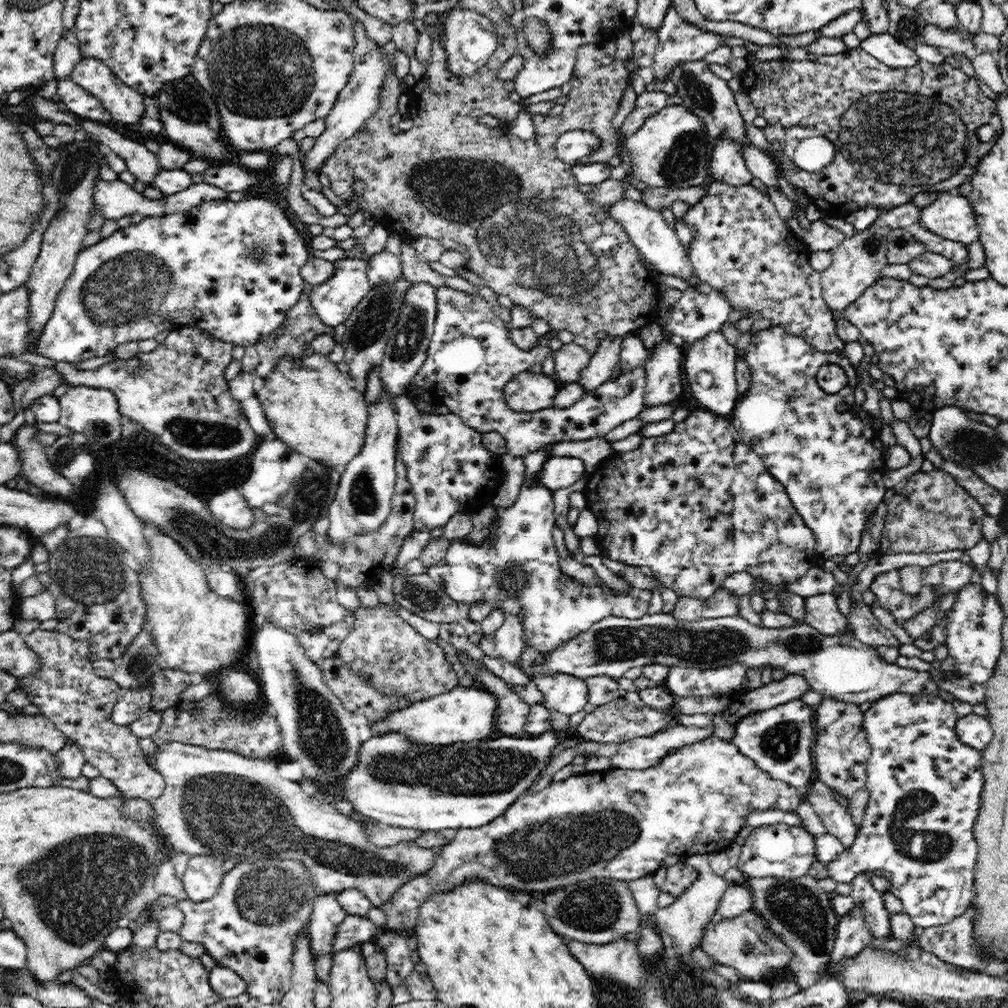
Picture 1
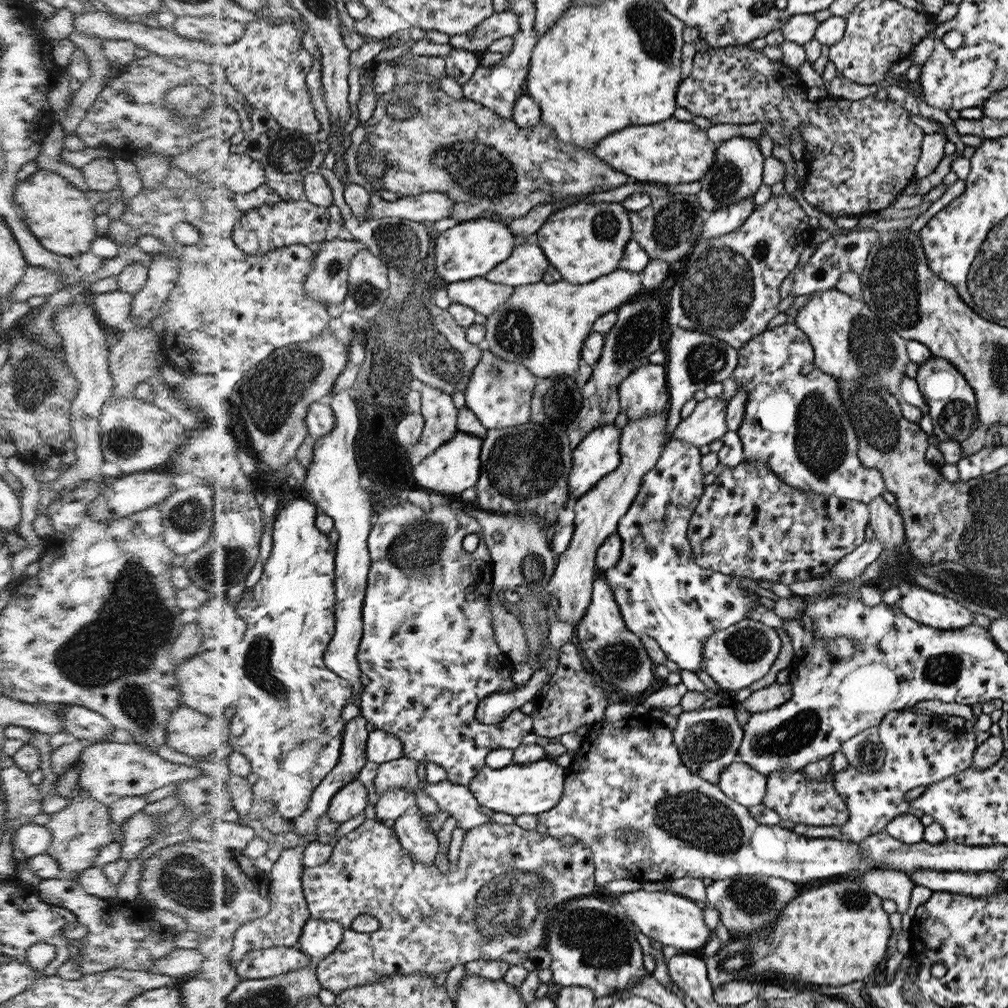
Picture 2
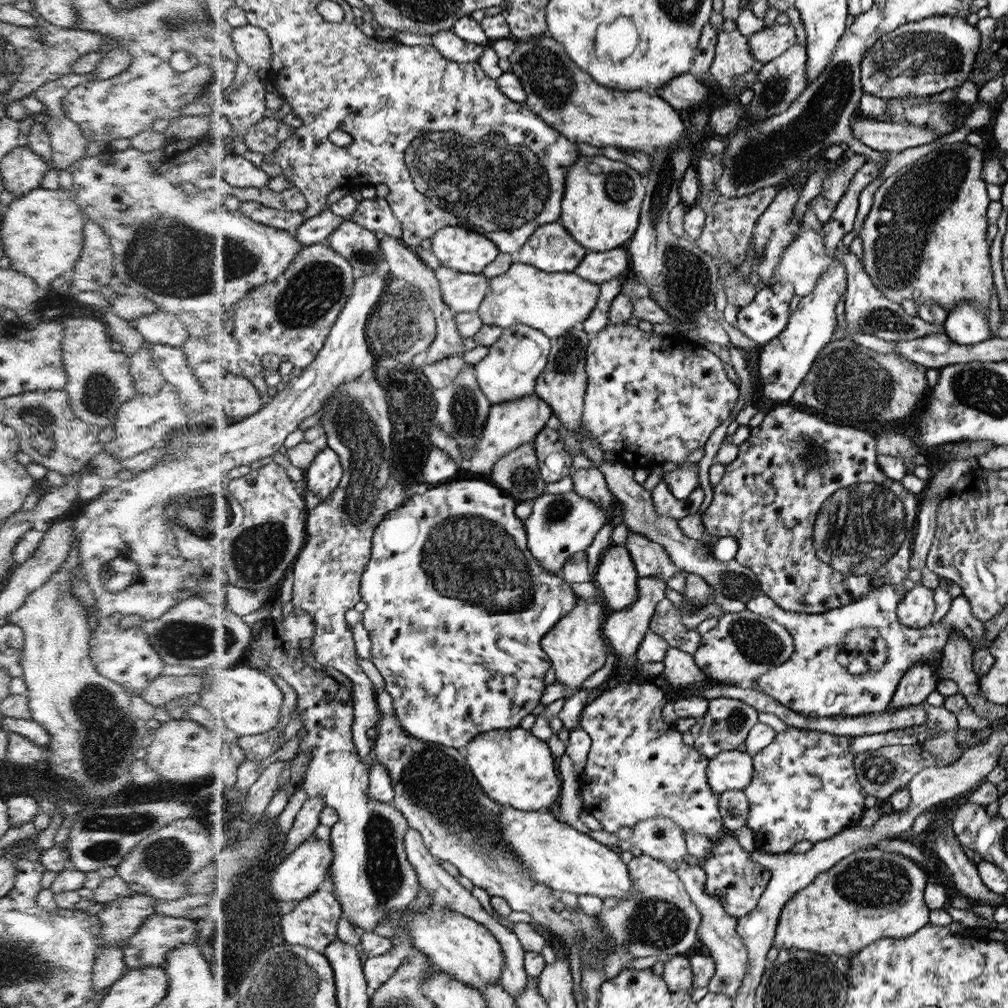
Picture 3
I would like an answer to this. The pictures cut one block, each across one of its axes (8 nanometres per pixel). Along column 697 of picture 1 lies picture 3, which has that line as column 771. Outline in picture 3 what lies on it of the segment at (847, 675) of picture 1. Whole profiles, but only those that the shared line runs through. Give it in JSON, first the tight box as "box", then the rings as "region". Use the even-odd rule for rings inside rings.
{"box":[693,609,795,685],"region":[[[746,609],[743,612],[724,613],[712,630],[701,634],[700,646],[693,657],[695,665],[716,682],[754,685],[762,677],[762,674],[788,661],[795,649],[793,635],[784,626]]]}

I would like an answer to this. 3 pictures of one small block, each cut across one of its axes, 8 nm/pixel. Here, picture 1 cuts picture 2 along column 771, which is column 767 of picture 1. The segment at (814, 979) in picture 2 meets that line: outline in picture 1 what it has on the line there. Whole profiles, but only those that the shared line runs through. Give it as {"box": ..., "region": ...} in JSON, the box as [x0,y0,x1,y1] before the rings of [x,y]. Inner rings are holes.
{"box":[700,910,793,981],"region":[[[753,910],[731,920],[712,920],[704,930],[700,948],[715,962],[734,968],[743,980],[763,981],[766,974],[772,974],[772,970],[784,970],[793,957],[783,939],[771,932],[763,918]]]}

